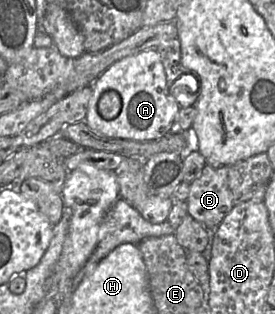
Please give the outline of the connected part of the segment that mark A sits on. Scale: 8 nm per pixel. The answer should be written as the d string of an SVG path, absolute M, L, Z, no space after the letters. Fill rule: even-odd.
M156 49L144 50L114 62L88 86L92 87L92 95L84 122L98 135L145 141L159 139L175 128L180 106L169 93L165 69ZM107 90L115 90L121 97L121 110L113 119L104 119L98 113L99 98Z

